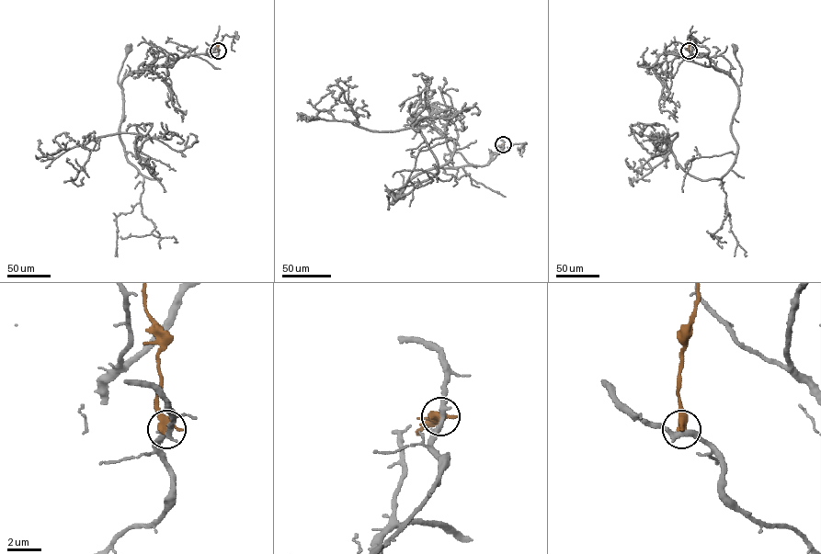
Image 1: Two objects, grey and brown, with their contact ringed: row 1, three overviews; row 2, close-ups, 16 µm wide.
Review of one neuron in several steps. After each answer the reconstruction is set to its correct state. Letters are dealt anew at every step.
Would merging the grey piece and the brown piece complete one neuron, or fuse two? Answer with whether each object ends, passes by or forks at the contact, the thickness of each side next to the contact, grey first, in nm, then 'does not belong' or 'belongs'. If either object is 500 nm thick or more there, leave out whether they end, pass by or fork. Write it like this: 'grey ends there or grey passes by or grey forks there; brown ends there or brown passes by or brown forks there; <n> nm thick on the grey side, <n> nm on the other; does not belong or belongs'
320 nm thick on the grey side, 550 nm on the other; does not belong

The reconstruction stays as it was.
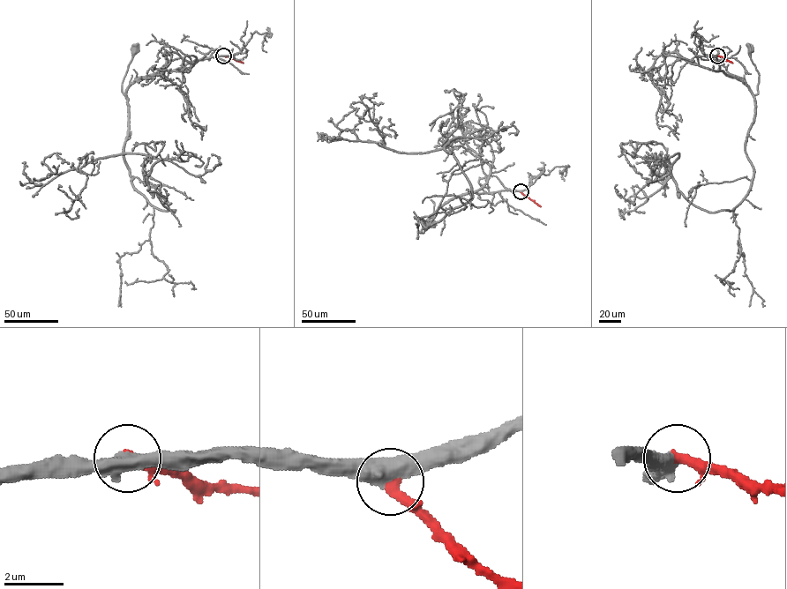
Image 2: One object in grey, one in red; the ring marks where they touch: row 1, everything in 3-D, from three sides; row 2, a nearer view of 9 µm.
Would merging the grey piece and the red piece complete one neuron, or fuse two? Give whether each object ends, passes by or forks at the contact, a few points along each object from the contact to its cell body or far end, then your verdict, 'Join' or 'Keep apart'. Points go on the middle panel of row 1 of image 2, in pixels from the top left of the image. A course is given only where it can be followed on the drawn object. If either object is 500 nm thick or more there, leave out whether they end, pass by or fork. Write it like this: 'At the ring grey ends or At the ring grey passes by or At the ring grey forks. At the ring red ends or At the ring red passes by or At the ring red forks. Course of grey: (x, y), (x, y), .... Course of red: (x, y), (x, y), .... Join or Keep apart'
Course of grey: (520, 191), (457, 196), (442, 205), (419, 231), (423, 233), (431, 224). Course of red: (520, 191), (541, 206). Join

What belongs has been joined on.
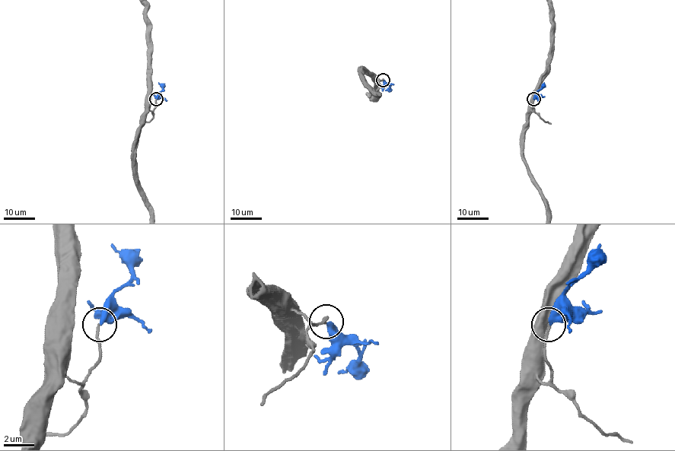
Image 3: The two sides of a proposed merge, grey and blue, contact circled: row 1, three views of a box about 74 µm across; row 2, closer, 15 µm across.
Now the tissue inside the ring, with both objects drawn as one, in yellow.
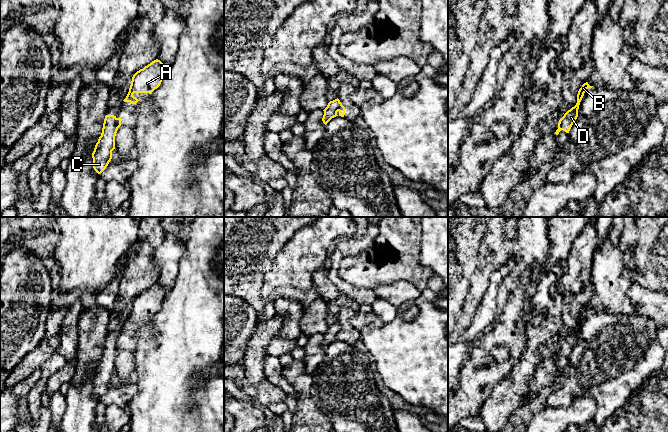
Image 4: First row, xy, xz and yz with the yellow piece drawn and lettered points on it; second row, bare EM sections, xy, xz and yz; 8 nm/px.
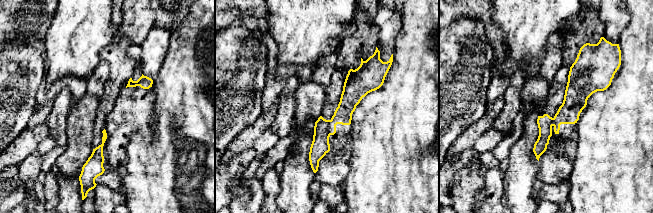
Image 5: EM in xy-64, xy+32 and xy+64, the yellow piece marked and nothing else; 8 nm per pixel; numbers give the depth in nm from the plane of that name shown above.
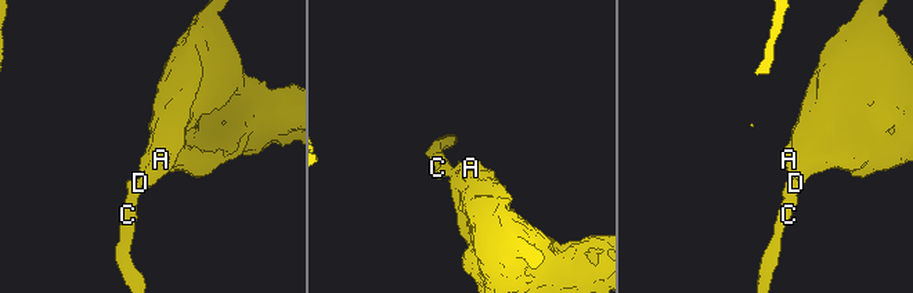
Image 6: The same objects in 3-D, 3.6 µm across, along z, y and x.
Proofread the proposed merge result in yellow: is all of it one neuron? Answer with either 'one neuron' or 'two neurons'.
two neurons

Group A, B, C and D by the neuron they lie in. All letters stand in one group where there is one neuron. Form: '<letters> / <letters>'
A B D / C

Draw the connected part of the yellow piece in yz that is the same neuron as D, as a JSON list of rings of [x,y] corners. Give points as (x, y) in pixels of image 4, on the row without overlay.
[[[588,306],[584,307],[582,311],[579,313],[577,318],[577,327],[574,331],[572,331],[570,334],[568,334],[564,340],[559,344],[559,348],[563,355],[566,357],[569,357],[573,347],[578,341],[578,333],[580,326],[584,320],[585,314],[588,312],[592,312],[593,310],[590,310]]]

